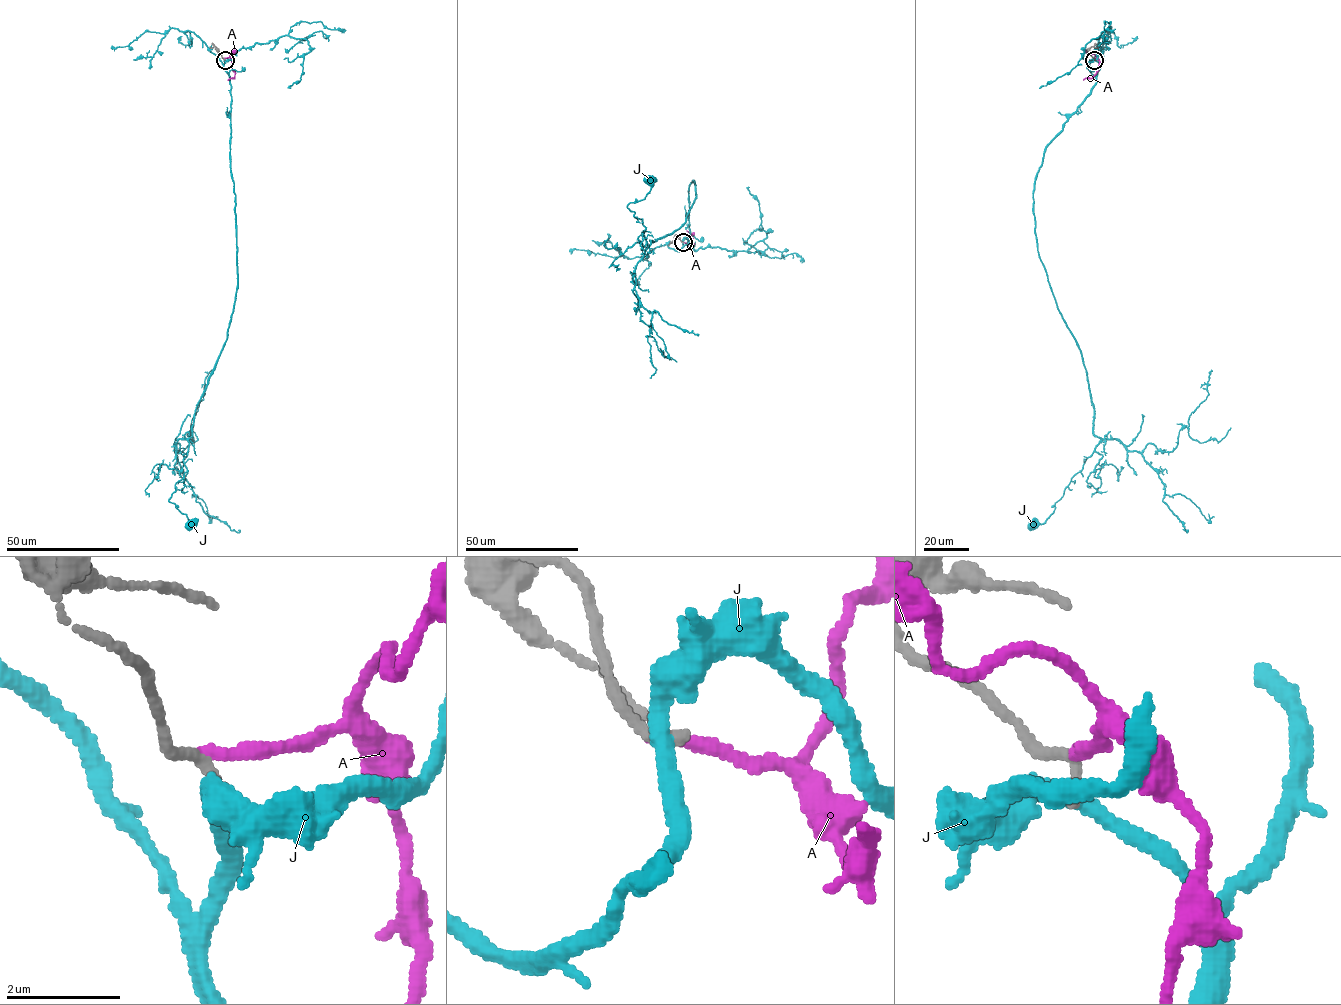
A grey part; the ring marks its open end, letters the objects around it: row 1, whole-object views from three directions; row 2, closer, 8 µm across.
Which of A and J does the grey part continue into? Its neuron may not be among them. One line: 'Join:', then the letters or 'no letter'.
Join: no letter

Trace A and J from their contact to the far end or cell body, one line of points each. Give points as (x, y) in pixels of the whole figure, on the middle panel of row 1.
A: (681, 242), (690, 247), (693, 243), (686, 230)
J: (683, 242), (689, 240), (694, 181), (686, 220), (647, 248), (642, 219), (627, 206), (645, 197), (649, 182)

